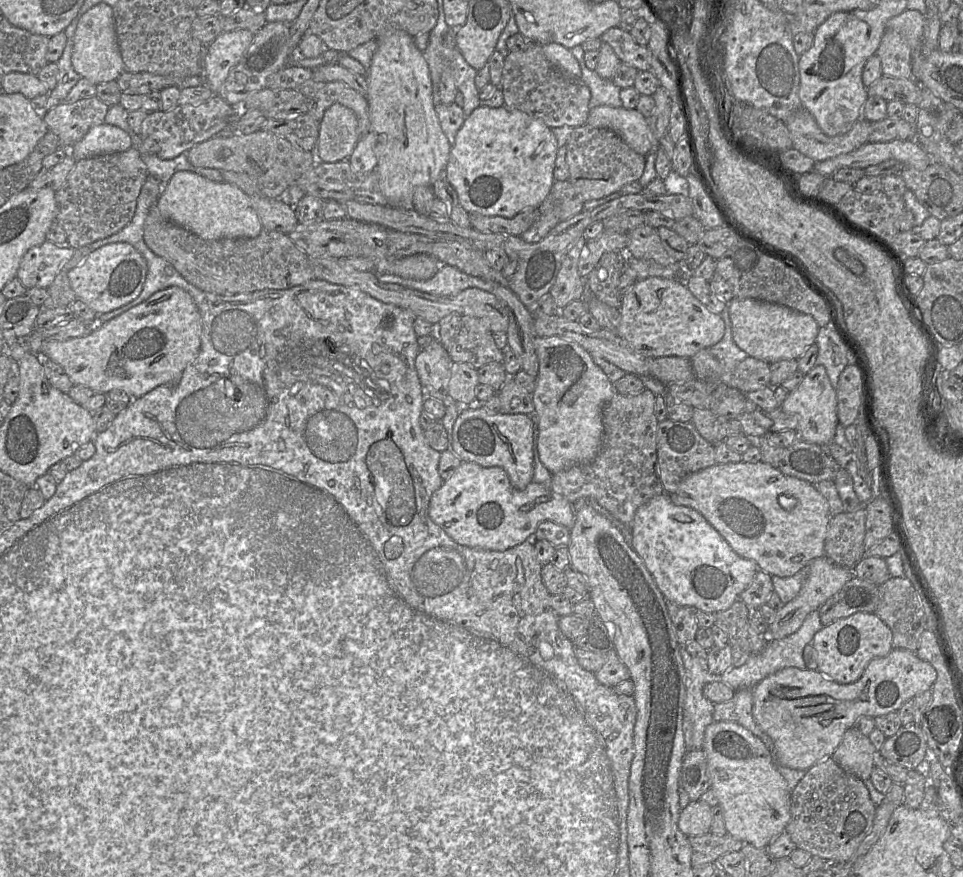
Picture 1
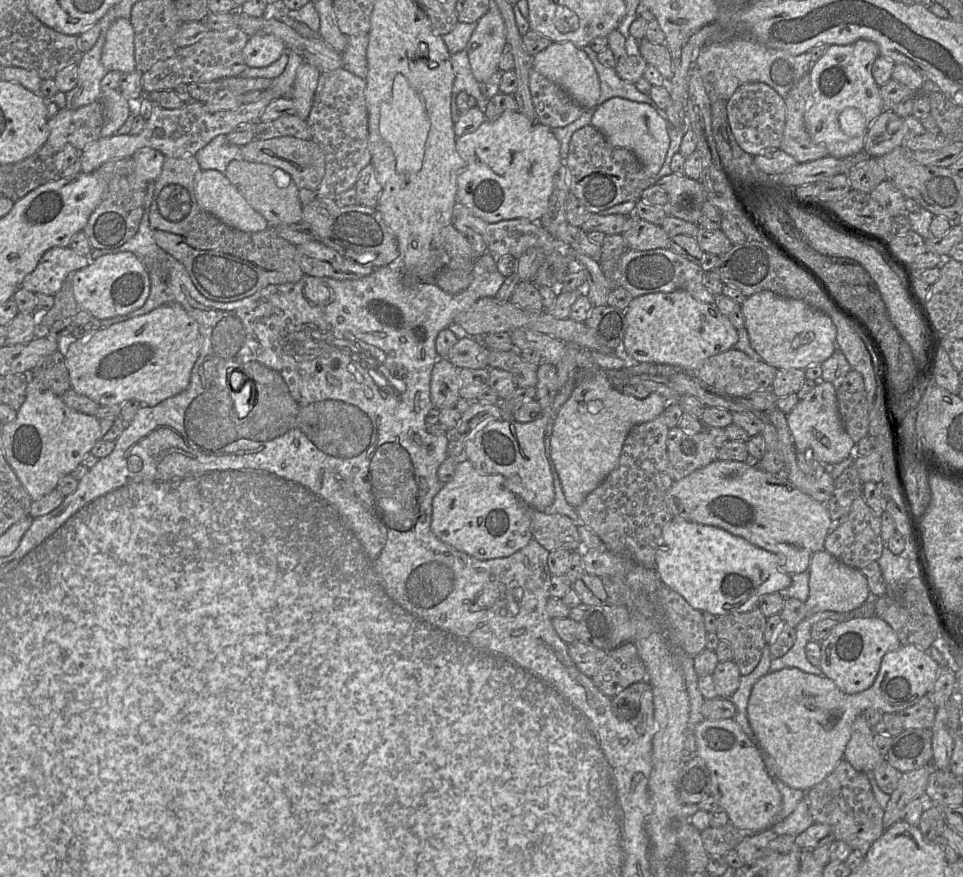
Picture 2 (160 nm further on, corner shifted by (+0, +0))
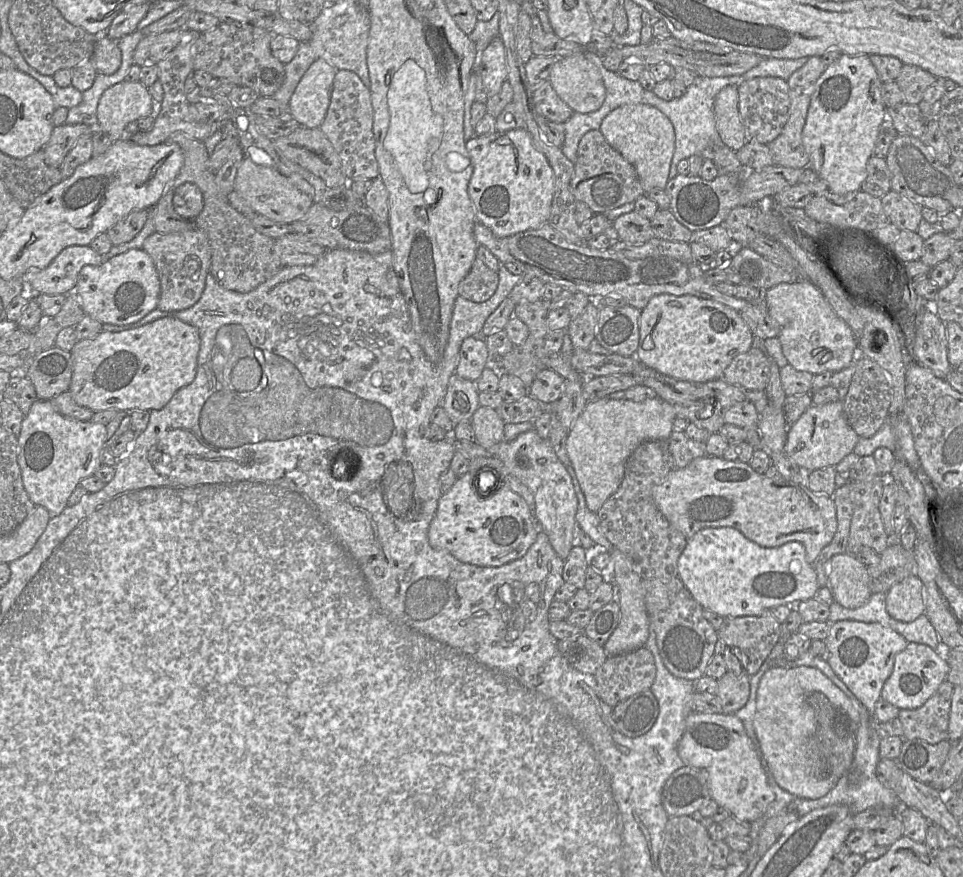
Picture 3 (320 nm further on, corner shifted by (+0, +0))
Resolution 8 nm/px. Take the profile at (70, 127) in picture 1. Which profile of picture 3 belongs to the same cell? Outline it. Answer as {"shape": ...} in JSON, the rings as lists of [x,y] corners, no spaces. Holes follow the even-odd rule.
{"shape":[[[84,123],[63,124],[53,128],[50,140],[43,147],[45,162],[52,167],[60,168],[66,155],[81,137],[92,137],[92,128]]]}

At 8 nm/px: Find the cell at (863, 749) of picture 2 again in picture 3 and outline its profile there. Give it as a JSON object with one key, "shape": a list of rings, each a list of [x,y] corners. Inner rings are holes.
{"shape":[[[837,621],[831,624],[829,635],[823,641],[829,651],[827,663],[869,715],[874,717],[875,703],[893,670],[896,655],[908,645],[906,639],[879,623]]]}

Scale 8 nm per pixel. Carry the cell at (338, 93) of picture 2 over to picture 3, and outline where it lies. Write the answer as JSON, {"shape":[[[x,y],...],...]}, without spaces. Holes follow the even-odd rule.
{"shape":[[[337,70],[329,108],[319,128],[339,156],[341,170],[348,181],[355,179],[373,180],[379,176],[379,166],[375,157],[371,93],[354,72]]]}

